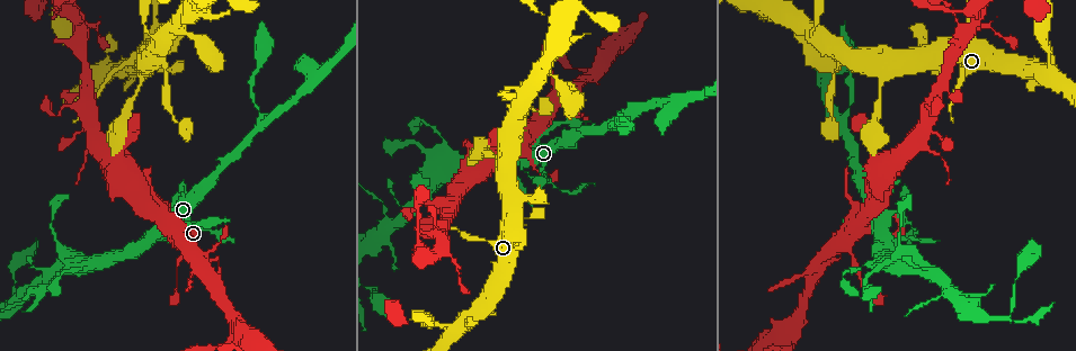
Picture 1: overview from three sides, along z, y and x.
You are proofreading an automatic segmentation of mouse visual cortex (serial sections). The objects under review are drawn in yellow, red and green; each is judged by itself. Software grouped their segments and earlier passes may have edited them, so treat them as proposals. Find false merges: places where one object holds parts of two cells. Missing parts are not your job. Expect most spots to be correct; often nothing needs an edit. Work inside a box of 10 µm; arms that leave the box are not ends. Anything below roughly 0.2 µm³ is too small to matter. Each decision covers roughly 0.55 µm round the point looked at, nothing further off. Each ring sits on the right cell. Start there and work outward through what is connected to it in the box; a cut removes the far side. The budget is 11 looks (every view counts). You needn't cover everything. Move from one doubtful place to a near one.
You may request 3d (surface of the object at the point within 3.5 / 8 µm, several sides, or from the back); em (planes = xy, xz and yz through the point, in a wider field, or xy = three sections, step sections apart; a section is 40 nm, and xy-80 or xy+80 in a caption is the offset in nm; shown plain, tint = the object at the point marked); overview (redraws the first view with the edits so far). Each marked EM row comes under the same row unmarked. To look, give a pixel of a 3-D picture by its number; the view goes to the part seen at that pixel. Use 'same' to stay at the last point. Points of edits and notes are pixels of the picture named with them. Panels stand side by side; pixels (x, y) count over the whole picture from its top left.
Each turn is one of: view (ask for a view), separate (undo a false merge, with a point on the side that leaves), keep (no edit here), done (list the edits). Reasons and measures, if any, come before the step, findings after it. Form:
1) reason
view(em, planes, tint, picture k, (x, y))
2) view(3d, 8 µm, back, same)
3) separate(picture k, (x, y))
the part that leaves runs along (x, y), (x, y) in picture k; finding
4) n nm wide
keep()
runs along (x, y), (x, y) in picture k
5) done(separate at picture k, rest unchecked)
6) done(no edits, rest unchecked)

side arm on a straight run
view(3d, 3.5 µm, picture 1, (791, 326))

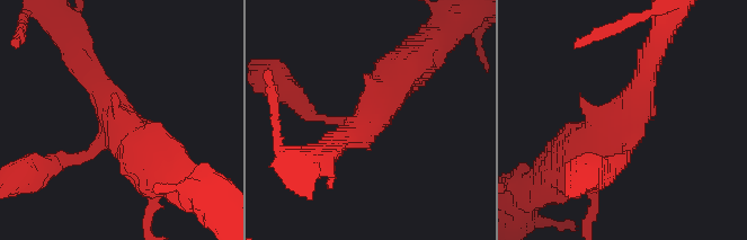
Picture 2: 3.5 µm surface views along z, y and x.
need the tissue
view(em, xy, step 5, tint, picture 2, (116, 114))

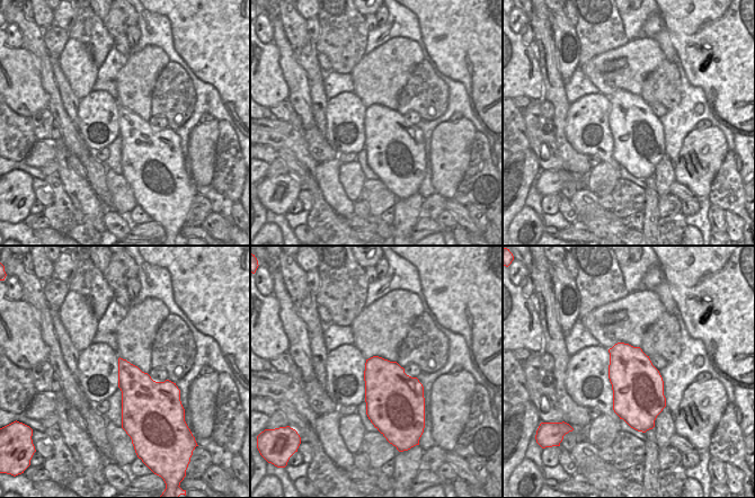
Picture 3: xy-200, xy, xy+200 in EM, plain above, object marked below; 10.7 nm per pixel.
keep()
runs along (652, 55), (636, 99), (577, 162) in picture 2; continuous, no second cell

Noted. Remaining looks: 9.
three-way junction
view(3d, 3.5 µm, picture 1, (813, 39))

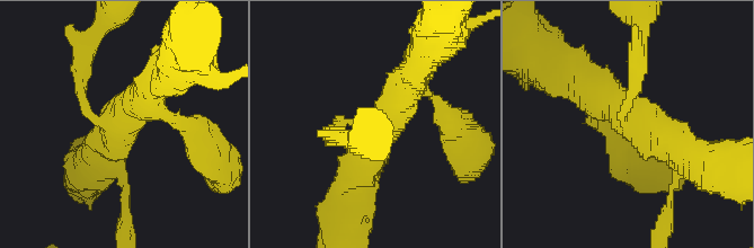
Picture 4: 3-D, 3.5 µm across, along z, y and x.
now the EM
view(em, planes, tint, picture 4, (621, 123))

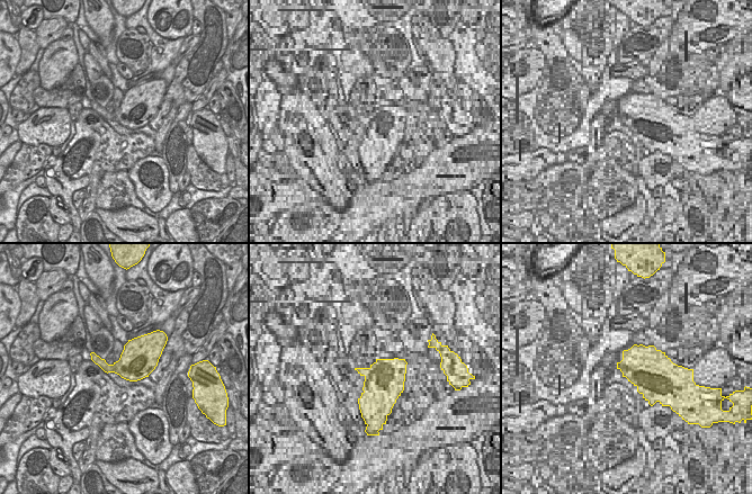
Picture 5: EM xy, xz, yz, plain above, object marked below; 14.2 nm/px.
arms of 150, 500, 500 nm
keep()
runs along (695, 158), (583, 85) in picture 4; all the same cell

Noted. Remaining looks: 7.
small branch off a trunk
view(3d, 3.5 µm, picture 1, (95, 74))

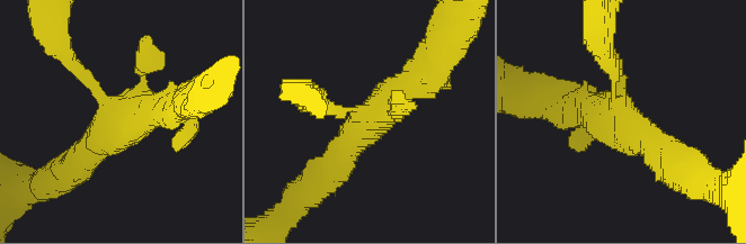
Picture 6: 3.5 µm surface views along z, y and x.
need the tissue
view(em, xy, step 3, tint, picture 6, (619, 113))

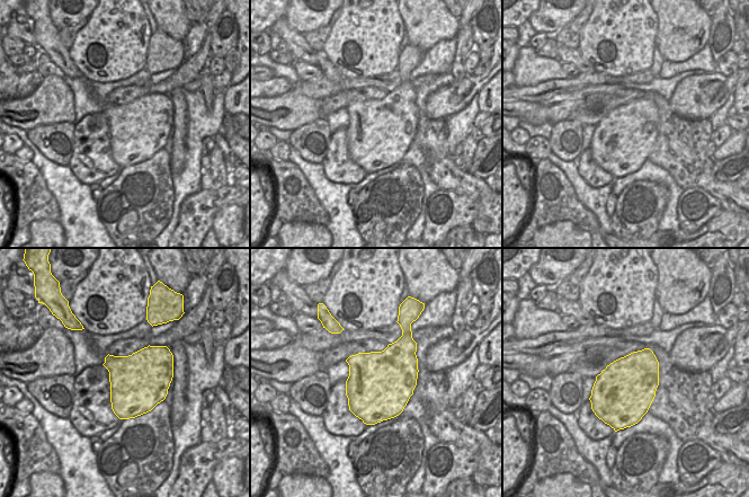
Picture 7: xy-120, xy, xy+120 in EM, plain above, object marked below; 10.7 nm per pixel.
keep()
runs along (177, 107), (118, 114), (70, 59) in picture 6; one cell here

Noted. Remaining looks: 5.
abrupt turn
view(3d, 3.5 µm, picture 1, (76, 31))

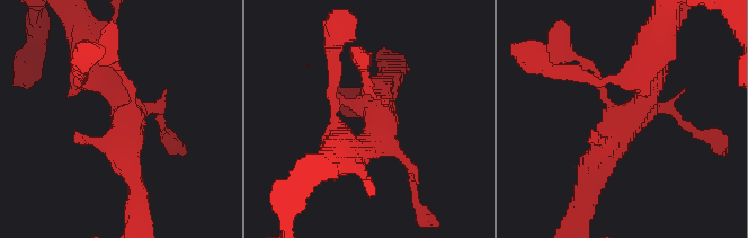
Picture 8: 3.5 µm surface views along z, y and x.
now the EM
view(em, xy, step 5, tint, picture 8, (374, 116))

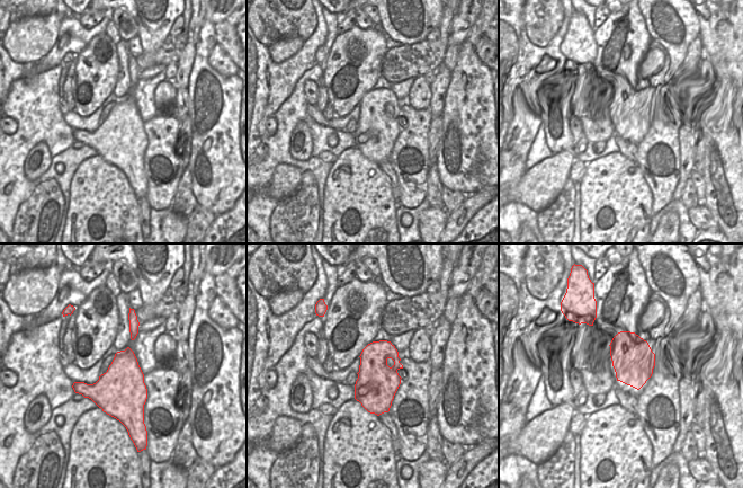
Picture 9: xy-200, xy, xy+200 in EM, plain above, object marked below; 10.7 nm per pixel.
keep()
continuous, no second cell

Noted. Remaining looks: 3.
done(no edits, rest unchecked)

